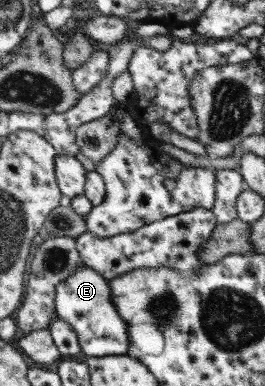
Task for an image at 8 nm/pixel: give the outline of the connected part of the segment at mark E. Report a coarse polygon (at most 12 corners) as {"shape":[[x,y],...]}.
{"shape":[[82,263],[56,287],[85,358],[129,353],[110,280]]}

